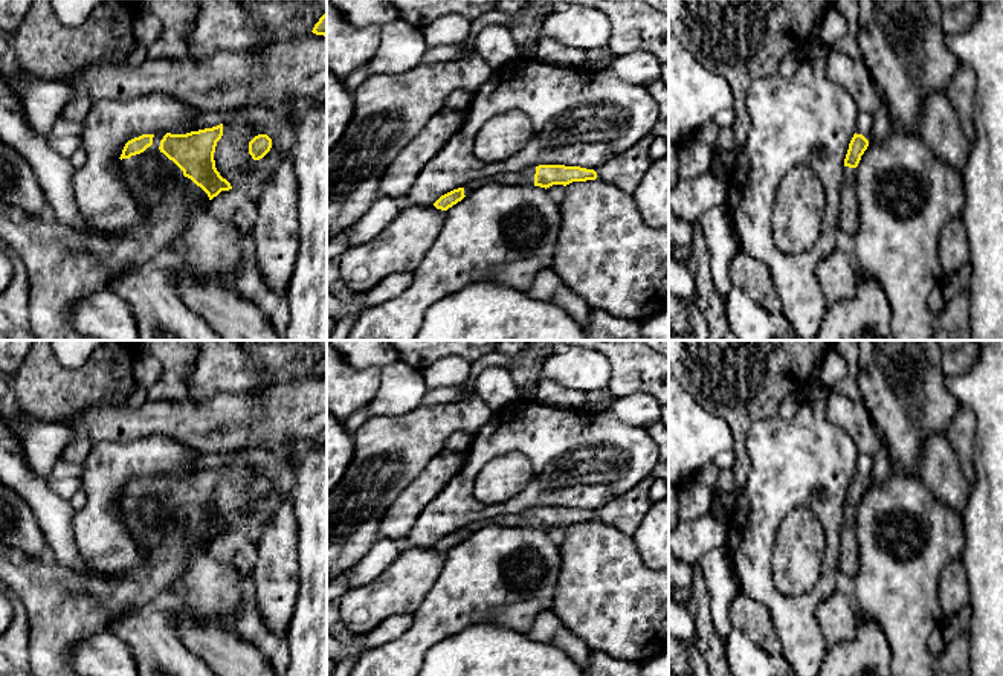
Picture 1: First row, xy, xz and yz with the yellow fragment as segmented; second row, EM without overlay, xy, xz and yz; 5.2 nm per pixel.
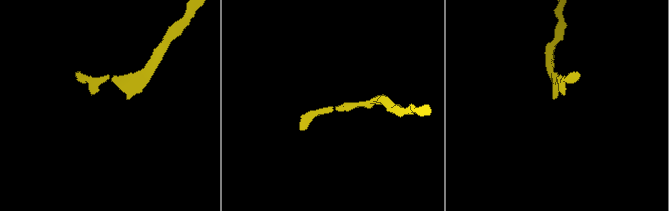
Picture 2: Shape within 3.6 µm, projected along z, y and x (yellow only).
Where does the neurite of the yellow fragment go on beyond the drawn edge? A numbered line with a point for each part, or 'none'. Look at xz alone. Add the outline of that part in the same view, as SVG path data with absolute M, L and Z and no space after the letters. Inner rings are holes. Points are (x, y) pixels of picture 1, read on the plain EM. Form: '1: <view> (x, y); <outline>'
1: xz (527, 518); M528 508L521 514L496 516L489 522L470 523L469 526L464 528L464 537L469 539L472 534L475 534L478 530L481 530L489 523L498 526L533 526L534 528L534 516L536 516L536 508Z

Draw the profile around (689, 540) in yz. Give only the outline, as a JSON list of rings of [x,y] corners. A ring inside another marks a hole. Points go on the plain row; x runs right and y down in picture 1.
[[[711,514],[690,522],[679,522],[669,533],[669,554],[687,563],[695,563],[705,552],[727,543],[728,525]]]

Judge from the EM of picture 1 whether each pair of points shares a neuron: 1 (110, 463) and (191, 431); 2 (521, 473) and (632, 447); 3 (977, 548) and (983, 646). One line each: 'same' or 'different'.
1: different
2: different
3: same

